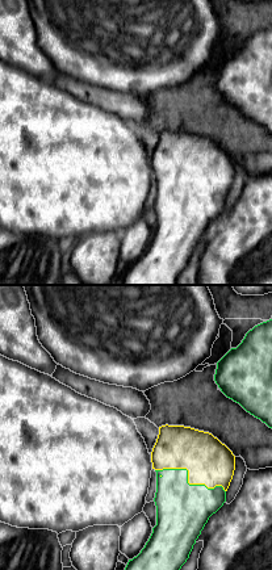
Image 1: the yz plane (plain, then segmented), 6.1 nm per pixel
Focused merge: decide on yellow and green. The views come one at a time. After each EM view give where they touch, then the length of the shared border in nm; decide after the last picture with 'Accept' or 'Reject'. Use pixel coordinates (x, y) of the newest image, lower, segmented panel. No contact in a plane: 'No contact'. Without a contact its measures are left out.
Touches yellow at (188, 480). Shared border 460 nm

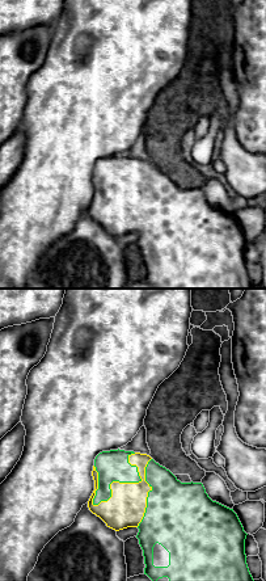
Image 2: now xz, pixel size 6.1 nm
Touches yellow at (126, 483). Shared border 420 nm

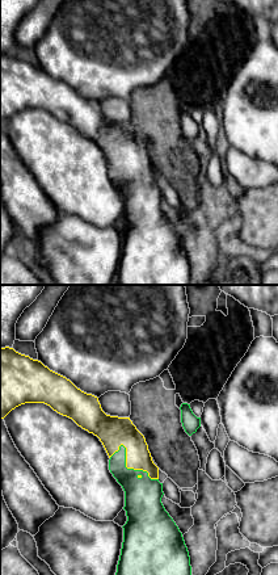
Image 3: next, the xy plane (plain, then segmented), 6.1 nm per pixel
Touches yellow at (126, 465). Shared border 340 nm

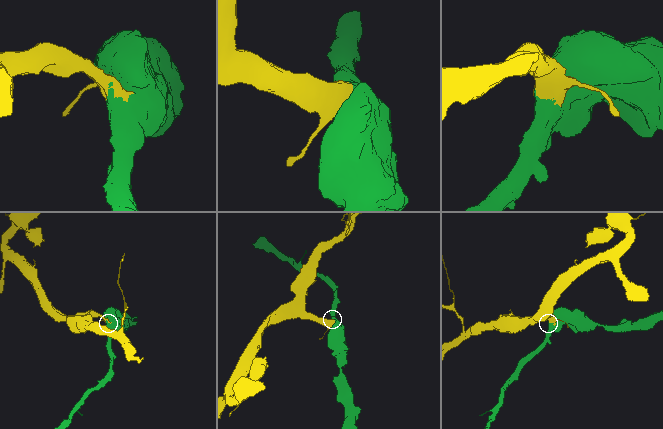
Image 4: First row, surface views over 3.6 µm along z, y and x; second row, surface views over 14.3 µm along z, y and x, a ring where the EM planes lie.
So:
Accept

